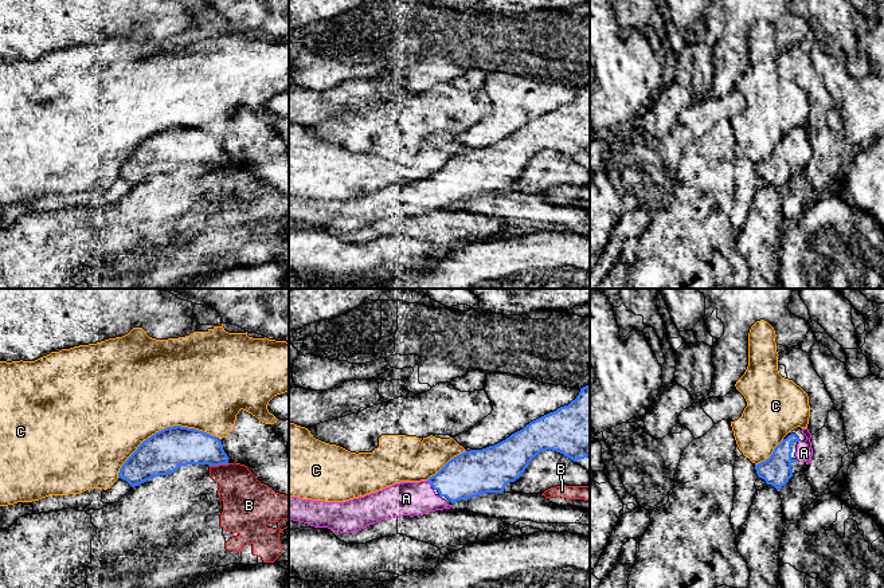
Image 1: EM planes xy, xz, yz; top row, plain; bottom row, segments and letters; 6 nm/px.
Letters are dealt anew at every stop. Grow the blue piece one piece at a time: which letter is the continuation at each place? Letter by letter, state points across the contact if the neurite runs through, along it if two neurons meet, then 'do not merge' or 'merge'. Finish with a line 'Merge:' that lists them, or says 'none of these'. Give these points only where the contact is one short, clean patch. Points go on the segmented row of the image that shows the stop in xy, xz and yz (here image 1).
A: way xz (469, 474), (456, 481), (429, 481), (411, 498), (406, 498); merge
B: border xy (229, 463), (210, 466); do not merge
C: do not merge
Merge: A

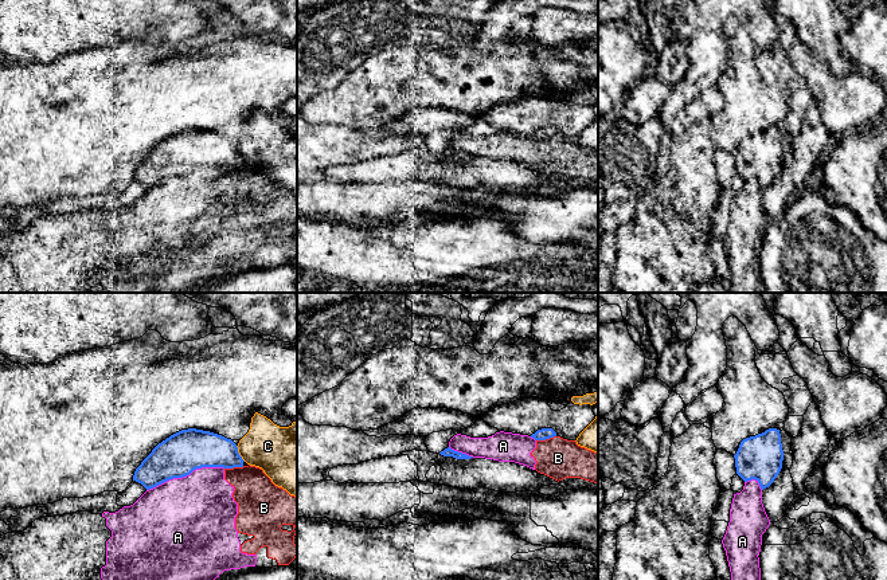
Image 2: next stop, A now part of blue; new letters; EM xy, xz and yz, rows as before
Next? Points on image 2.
A: do not merge
B: border xz (555, 435), (536, 441); do not merge
C: do not merge
Merge: none of these

